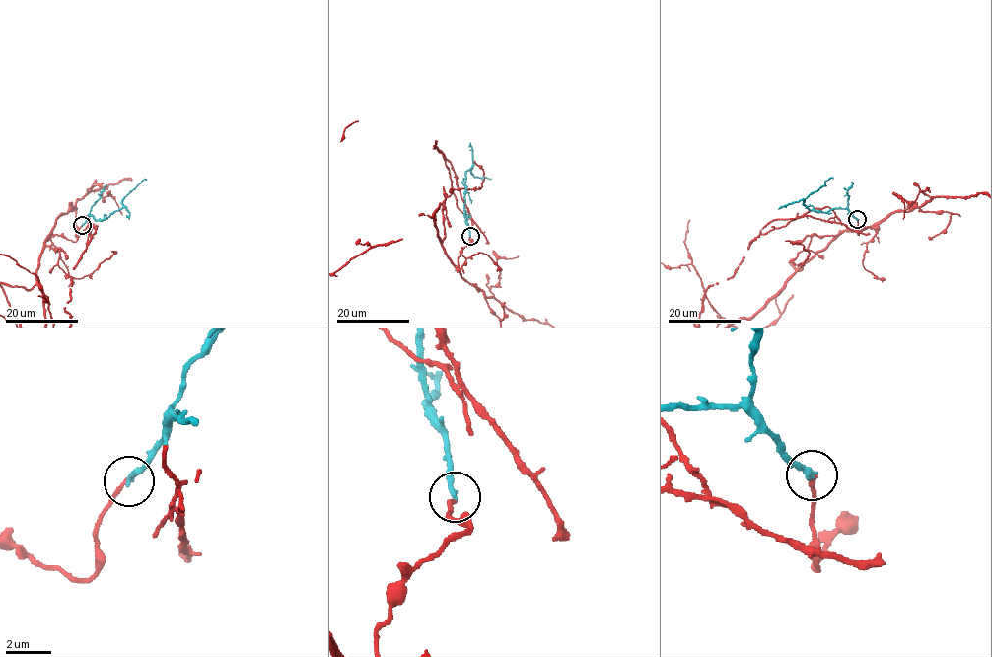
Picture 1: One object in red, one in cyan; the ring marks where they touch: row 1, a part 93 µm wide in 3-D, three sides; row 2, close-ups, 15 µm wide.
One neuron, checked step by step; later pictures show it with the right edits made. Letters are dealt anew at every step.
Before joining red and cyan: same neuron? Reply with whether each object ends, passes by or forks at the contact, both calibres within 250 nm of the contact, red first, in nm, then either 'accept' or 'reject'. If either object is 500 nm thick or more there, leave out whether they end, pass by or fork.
red ends there; cyan ends there; 180 nm thick on the red side, 260 nm on the other; reject

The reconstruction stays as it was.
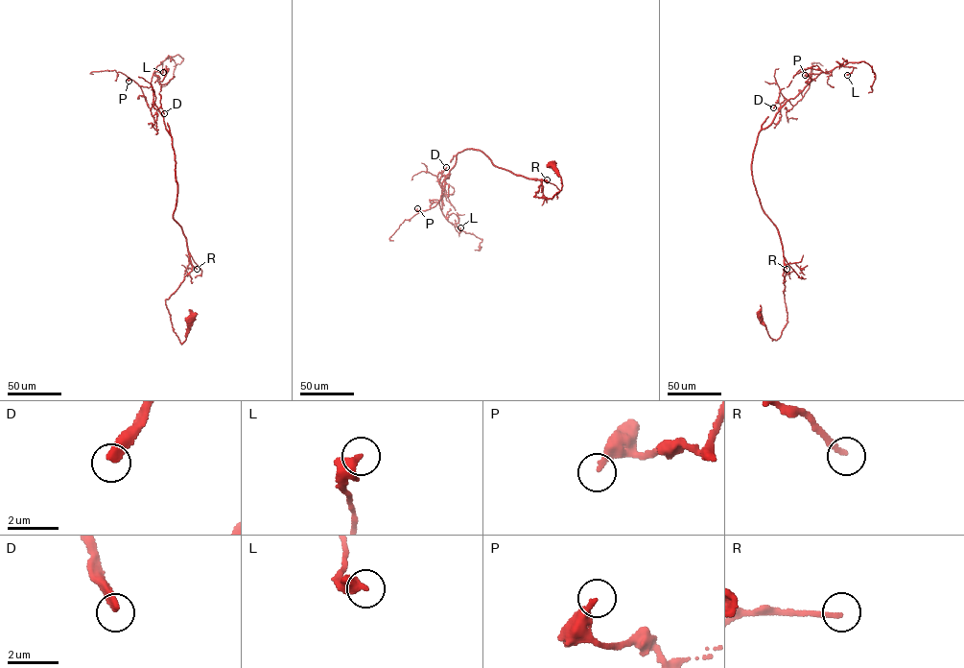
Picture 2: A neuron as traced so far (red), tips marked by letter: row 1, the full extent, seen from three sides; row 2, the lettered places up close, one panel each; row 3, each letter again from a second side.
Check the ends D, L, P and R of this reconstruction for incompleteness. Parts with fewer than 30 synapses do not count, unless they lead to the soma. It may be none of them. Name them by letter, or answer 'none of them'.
none of them

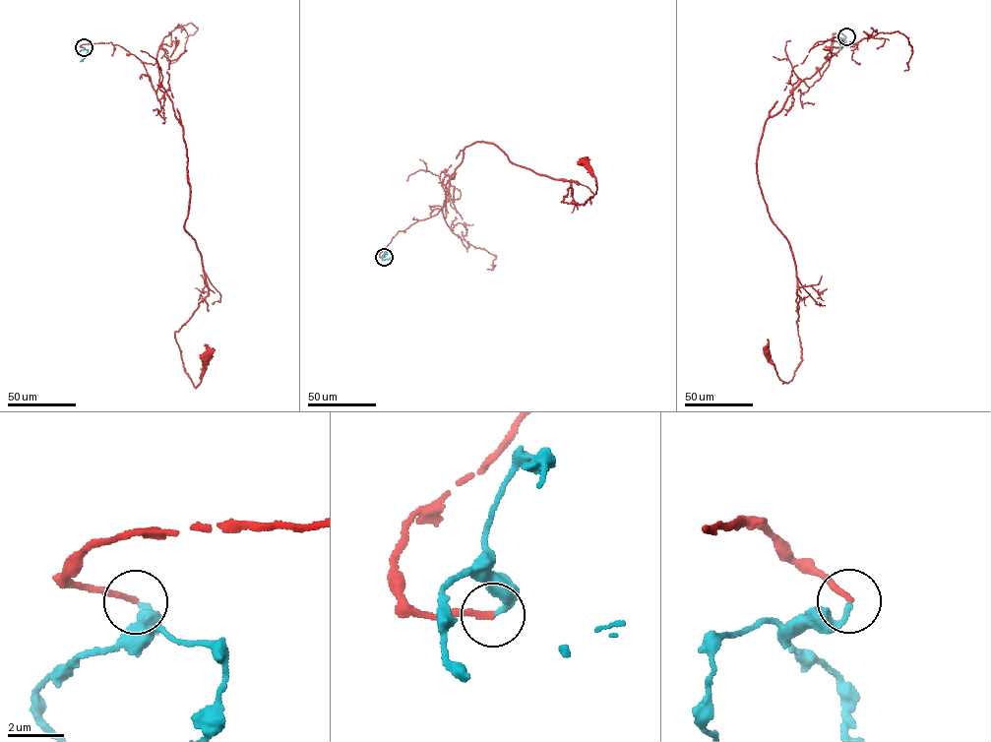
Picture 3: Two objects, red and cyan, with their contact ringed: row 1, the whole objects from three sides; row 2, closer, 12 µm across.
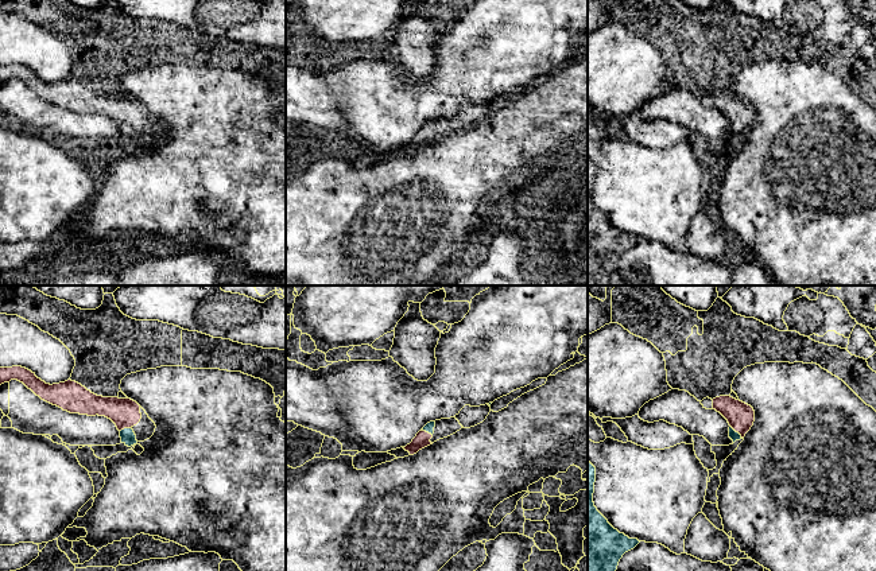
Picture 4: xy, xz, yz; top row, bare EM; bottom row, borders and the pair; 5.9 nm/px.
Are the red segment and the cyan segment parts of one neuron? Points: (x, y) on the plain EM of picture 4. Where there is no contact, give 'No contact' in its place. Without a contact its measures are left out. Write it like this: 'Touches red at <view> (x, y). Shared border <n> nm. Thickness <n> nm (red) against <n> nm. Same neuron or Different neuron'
Touches red at yz (737, 129). Shared border 100 nm. Thickness 160 nm (red) against 60 nm. Same neuron

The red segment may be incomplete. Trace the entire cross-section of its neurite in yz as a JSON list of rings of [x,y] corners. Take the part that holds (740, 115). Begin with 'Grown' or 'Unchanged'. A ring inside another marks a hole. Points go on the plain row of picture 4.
Grown. [[[730,94],[713,97],[713,108],[720,110],[729,121],[729,136],[740,139],[751,128],[755,120],[755,109],[751,104]]]

